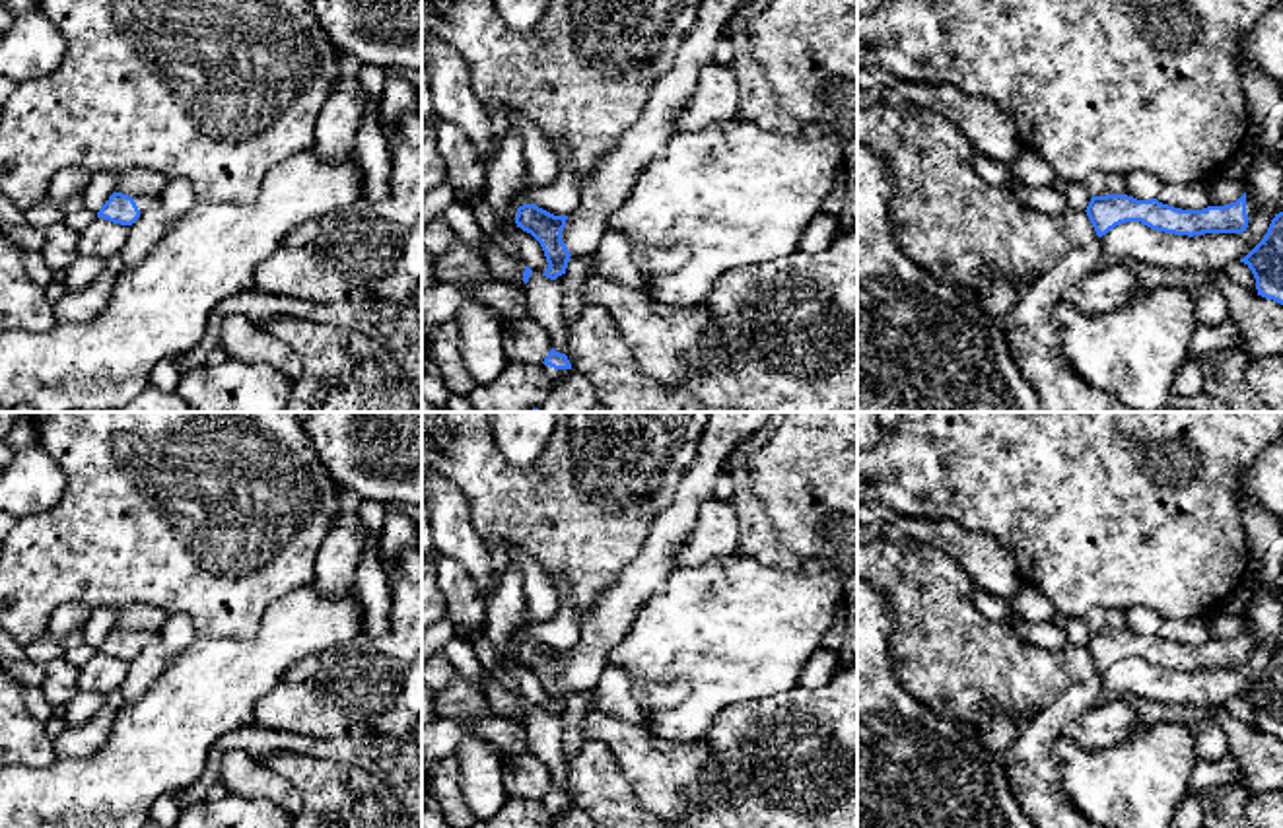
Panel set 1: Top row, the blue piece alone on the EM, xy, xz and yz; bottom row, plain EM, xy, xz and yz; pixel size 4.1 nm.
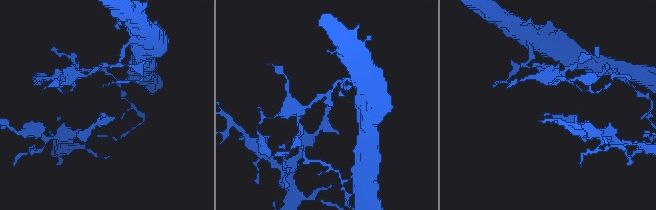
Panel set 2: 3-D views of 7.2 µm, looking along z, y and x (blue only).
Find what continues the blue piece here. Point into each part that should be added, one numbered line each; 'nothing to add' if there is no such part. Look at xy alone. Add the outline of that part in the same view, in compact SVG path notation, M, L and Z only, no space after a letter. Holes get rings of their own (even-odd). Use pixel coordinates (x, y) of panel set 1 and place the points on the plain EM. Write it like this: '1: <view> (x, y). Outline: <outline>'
1: xy (144, 638). Outline: M142 630L142 632L132 632L132 634L134 634L134 638L136 638L138 645L140 645L140 651L154 645L159 639L159 632Z

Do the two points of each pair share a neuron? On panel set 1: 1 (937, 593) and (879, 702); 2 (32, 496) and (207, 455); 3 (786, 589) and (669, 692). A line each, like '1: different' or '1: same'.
1: different
2: different
3: different

